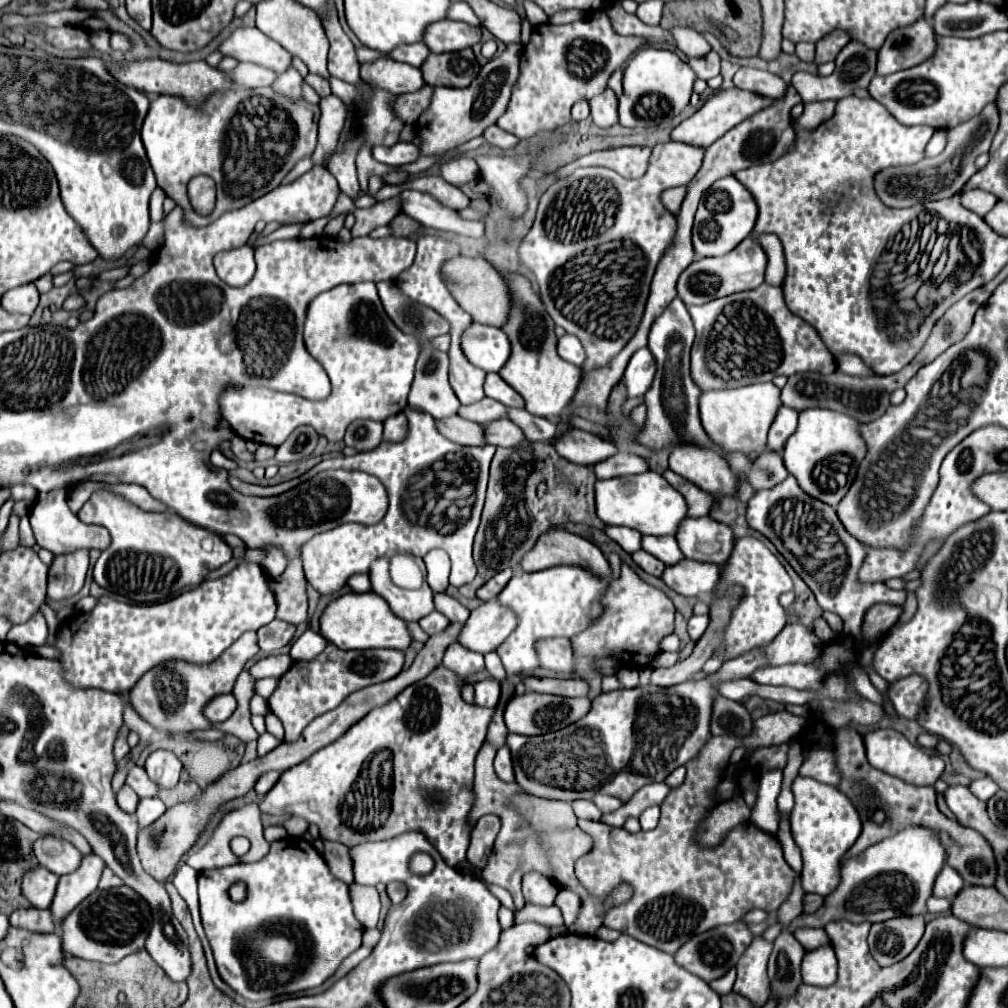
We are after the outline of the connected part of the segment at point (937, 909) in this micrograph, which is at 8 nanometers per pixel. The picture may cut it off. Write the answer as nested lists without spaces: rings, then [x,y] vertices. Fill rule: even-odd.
[[[930,897],[926,901],[928,913],[948,913],[950,911],[950,899],[938,899],[938,897]]]

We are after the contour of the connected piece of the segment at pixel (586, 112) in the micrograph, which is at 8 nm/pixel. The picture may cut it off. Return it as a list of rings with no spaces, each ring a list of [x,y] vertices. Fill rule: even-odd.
[[[578,101],[574,107],[572,107],[572,119],[574,121],[584,121],[590,117],[590,107],[586,101]]]

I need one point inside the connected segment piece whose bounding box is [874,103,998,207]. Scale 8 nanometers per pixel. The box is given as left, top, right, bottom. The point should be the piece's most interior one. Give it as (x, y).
(944, 176)

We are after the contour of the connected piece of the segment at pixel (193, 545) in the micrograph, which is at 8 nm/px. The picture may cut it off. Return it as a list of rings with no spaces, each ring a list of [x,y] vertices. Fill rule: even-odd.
[[[98,489],[78,511],[84,523],[102,525],[110,531],[112,543],[94,565],[94,581],[134,603],[160,603],[178,597],[186,587],[196,587],[204,577],[232,559],[232,549],[216,533],[192,525],[176,513],[142,511],[128,499],[108,489]],[[208,539],[208,549],[202,541]]]

